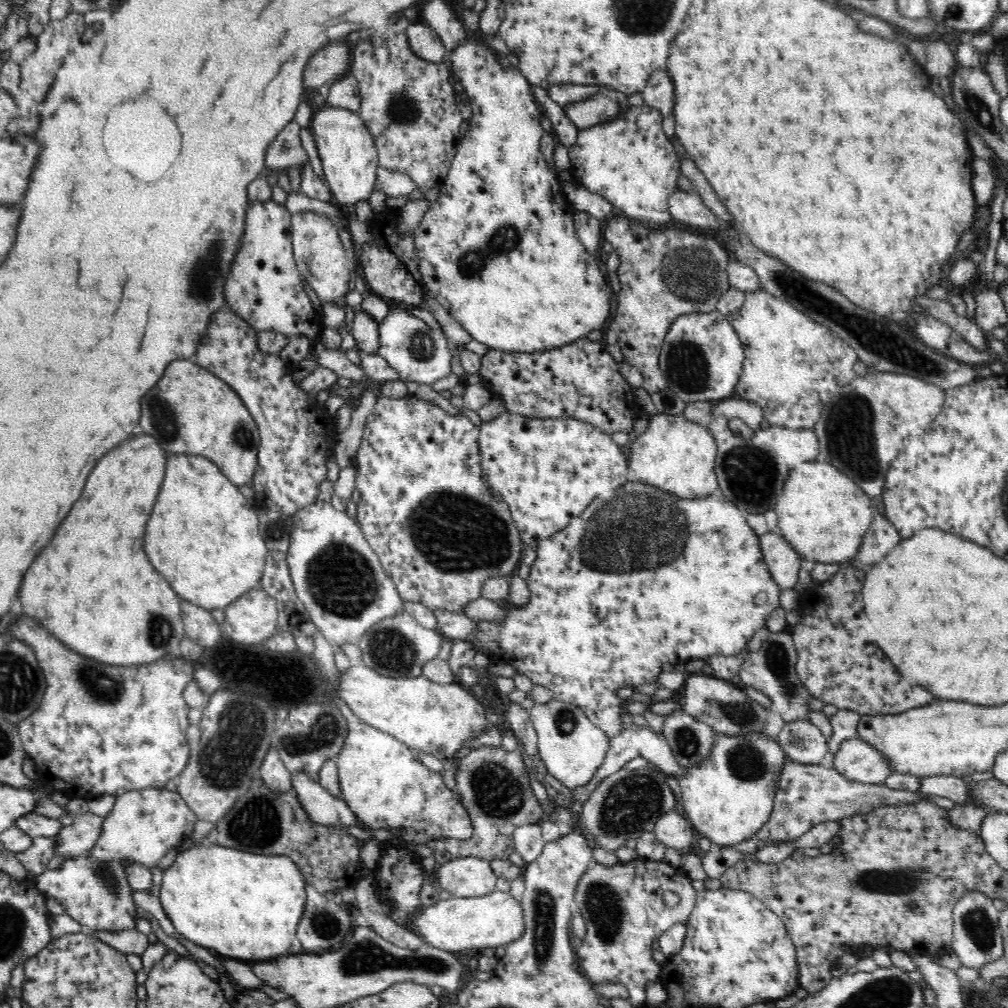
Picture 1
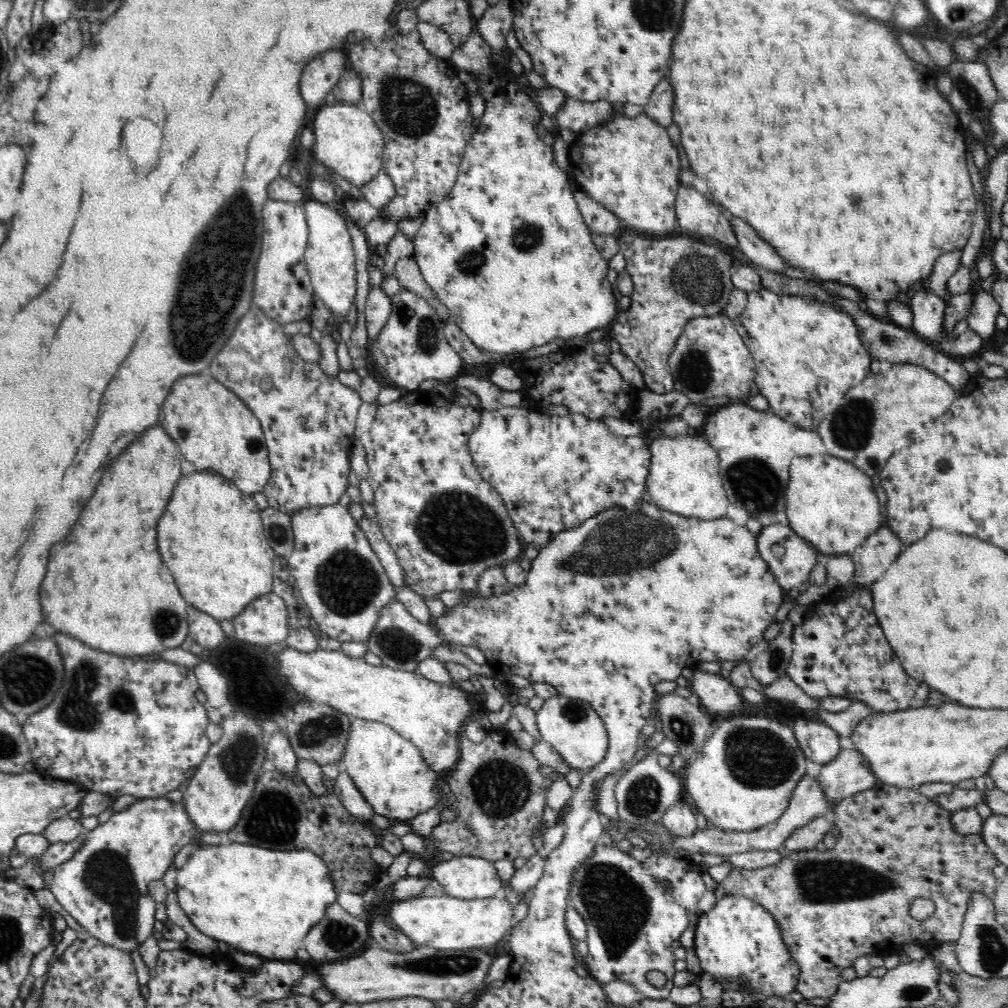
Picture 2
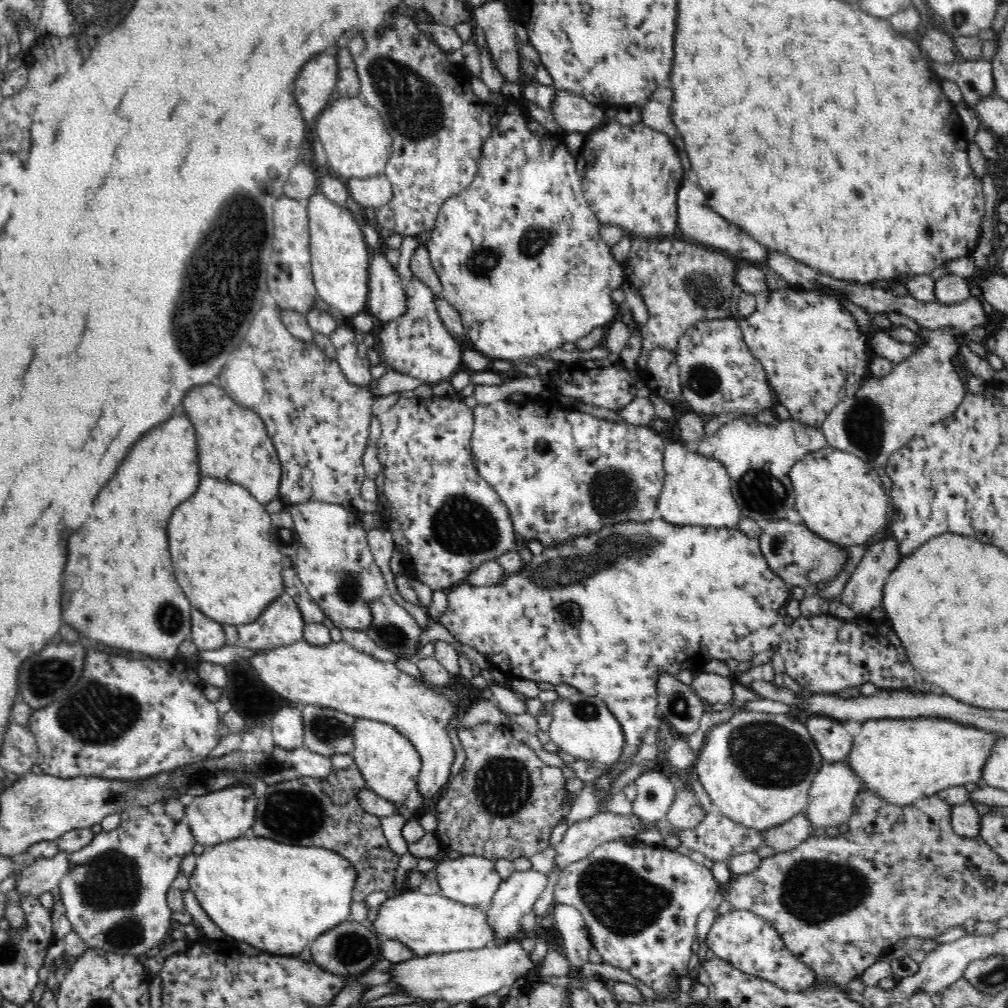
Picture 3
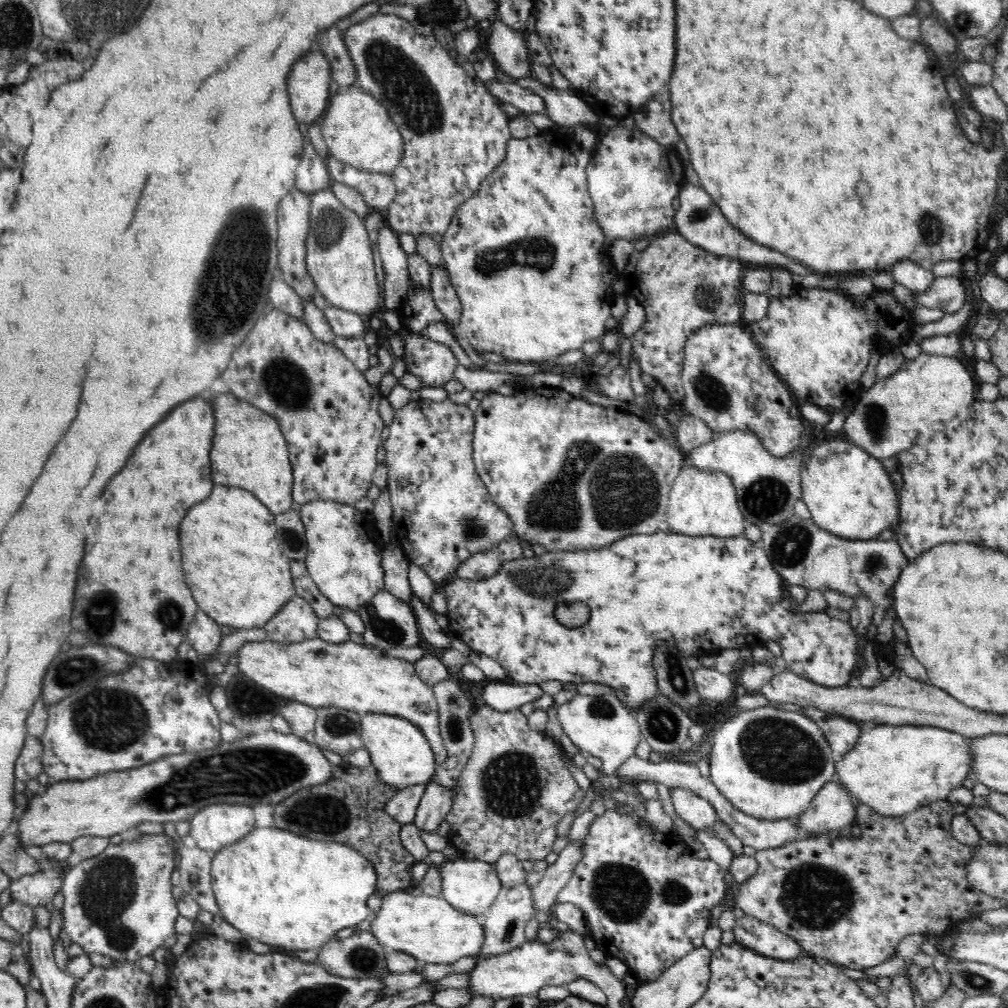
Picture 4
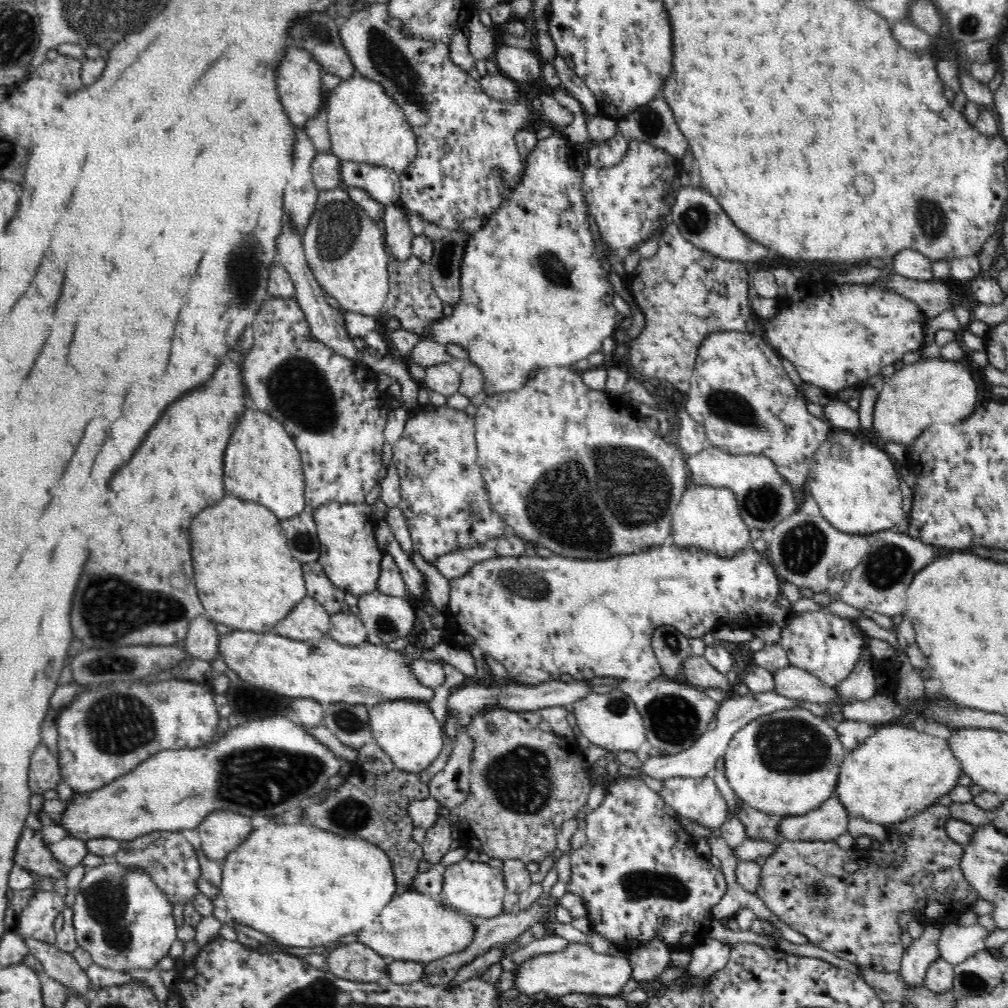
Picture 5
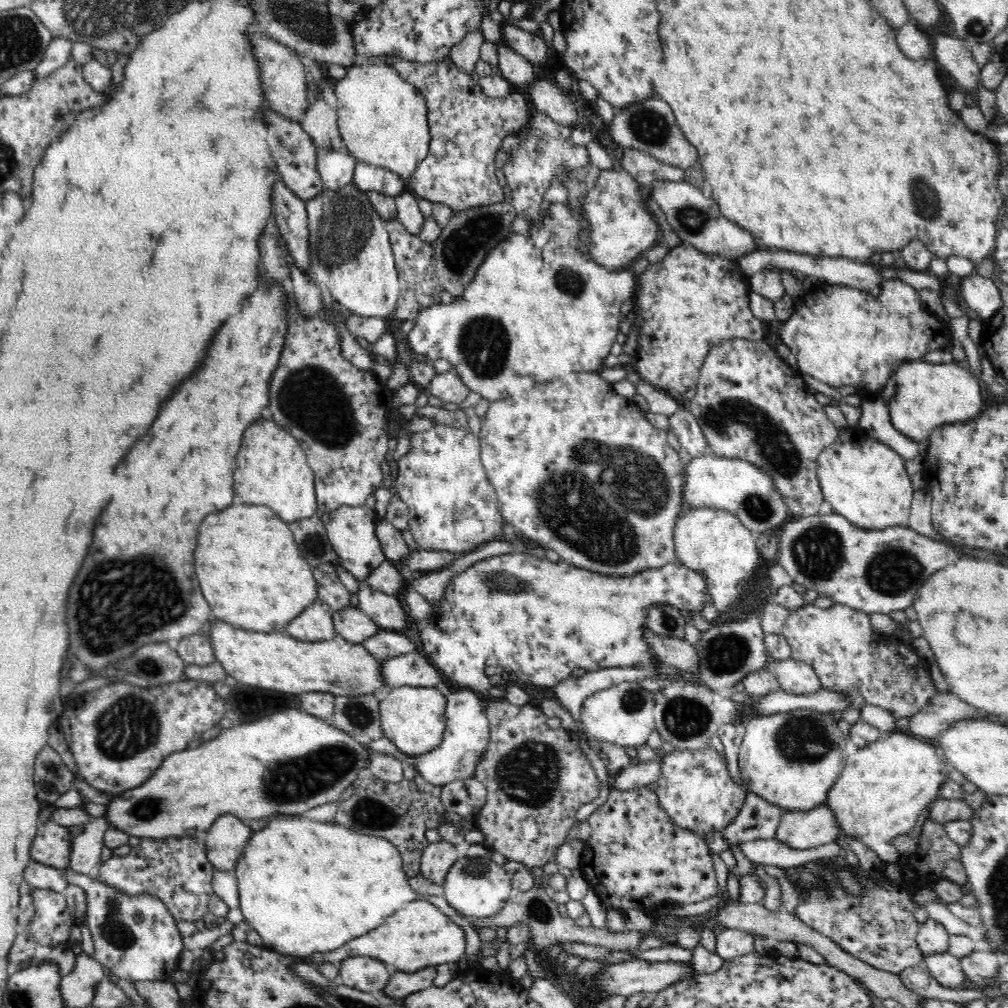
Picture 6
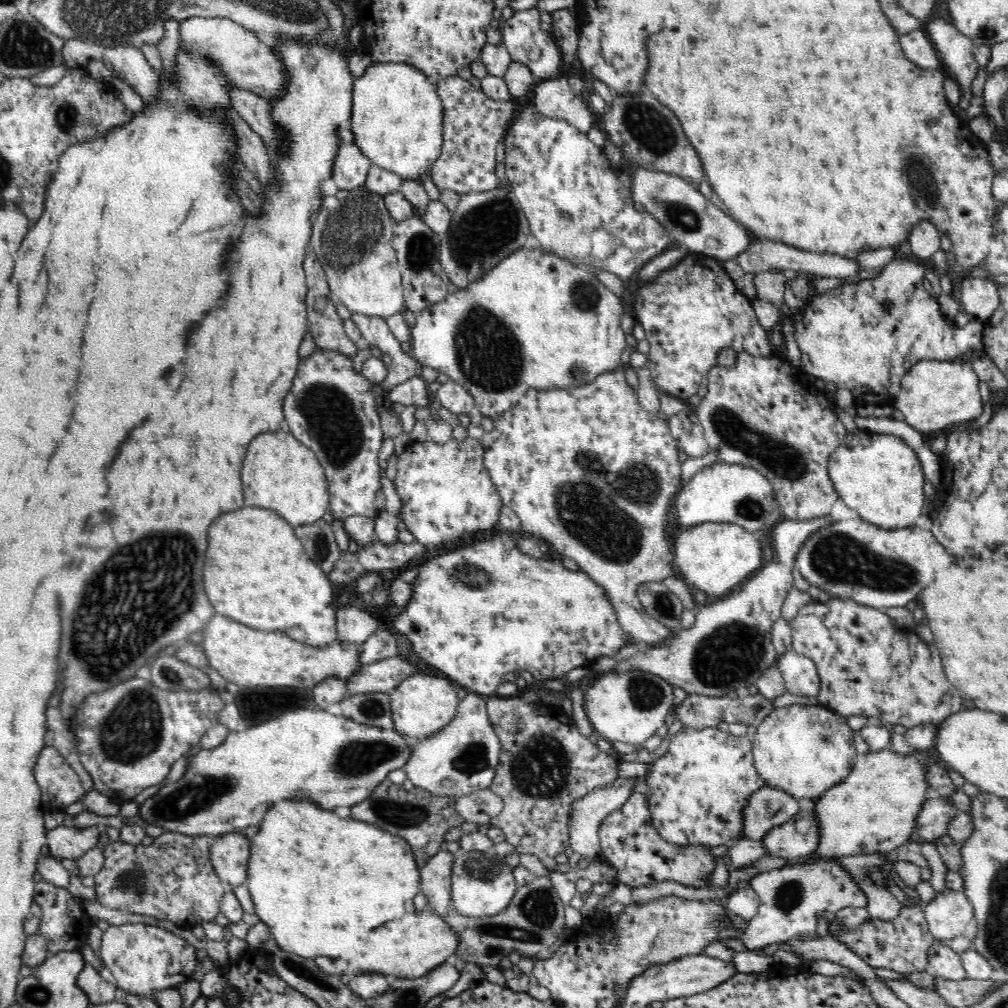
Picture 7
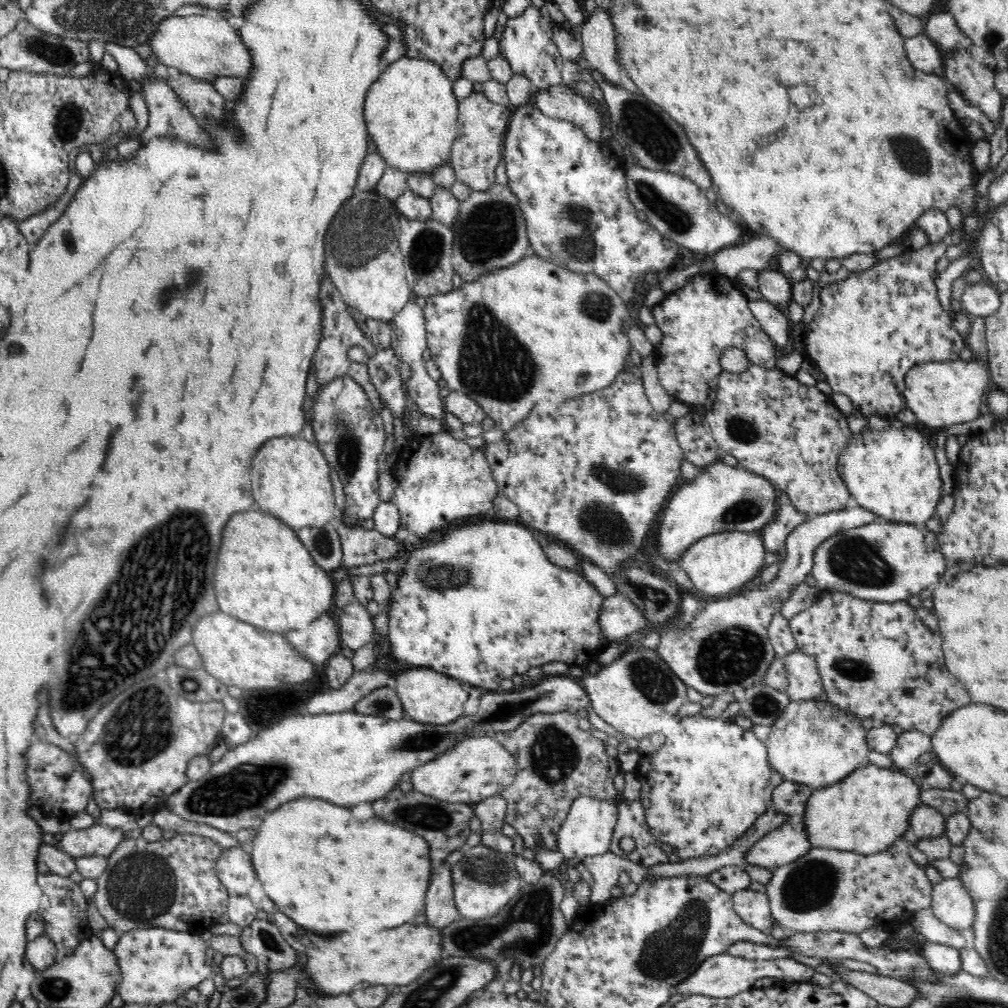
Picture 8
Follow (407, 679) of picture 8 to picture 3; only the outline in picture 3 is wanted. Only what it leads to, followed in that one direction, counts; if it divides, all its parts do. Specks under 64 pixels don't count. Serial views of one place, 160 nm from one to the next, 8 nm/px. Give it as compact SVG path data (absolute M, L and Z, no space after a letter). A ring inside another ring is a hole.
M358 719L352 732L355 750L353 759L366 786L378 796L397 805L400 814L417 813L423 807L423 797L417 790L422 759L412 742L392 725L377 720Z

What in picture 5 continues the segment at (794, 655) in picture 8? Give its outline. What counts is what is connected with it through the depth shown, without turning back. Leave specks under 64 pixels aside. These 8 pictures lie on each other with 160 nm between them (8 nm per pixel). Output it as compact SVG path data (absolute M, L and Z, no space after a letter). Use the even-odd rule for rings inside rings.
M786 666L773 673L775 690L779 696L791 700L816 703L830 706L838 702L838 693L835 687L823 684L816 676L809 674L806 669Z

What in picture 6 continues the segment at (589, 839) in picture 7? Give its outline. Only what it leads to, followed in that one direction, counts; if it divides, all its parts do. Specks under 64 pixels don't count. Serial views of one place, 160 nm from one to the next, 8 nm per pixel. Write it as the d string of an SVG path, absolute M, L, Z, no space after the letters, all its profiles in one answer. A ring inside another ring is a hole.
M659 760L632 763L611 777L611 787L615 790L634 790L656 781L661 772Z

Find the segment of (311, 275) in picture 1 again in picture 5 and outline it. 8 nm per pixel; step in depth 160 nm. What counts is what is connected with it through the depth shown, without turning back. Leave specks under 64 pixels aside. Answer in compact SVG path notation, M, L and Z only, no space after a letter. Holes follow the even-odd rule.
M344 188L320 191L314 214L302 234L308 267L341 311L378 318L388 298L388 256L384 232Z

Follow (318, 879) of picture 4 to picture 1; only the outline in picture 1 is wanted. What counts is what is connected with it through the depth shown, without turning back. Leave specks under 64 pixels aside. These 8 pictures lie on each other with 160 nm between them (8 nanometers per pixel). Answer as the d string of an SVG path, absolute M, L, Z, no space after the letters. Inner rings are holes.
M198 844L177 854L174 864L163 871L159 891L162 908L176 932L216 956L243 962L265 961L290 952L298 922L306 904L306 877L284 855L259 855L220 845Z

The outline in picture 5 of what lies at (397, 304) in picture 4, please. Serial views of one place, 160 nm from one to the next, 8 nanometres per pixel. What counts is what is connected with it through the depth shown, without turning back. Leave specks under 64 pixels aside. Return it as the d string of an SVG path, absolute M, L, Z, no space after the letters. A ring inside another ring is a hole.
M399 204L385 206L382 218L384 221L384 242L392 257L400 260L412 256L412 242L414 231L410 229L410 222L404 208Z

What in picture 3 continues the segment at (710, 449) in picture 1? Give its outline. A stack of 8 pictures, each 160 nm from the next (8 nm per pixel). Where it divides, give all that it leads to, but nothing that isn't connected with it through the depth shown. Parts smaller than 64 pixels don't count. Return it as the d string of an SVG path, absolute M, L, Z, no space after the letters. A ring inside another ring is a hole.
M681 441L666 443L662 453L666 476L662 494L658 496L660 518L678 526L736 528L739 525L741 510L732 494L730 475L718 460L702 456Z

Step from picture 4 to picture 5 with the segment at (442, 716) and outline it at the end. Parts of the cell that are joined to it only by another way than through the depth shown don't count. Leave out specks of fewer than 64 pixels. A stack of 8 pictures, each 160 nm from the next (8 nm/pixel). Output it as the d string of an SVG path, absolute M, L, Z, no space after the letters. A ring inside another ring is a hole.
M461 726L445 767L428 783L431 796L448 811L455 812L470 794L470 762L474 743Z

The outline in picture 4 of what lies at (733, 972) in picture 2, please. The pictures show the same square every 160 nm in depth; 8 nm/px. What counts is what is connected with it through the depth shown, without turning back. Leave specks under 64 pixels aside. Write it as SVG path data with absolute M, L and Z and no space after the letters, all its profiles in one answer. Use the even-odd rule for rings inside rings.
M745 914L736 919L732 930L734 943L762 956L786 961L800 957L800 944L796 940L755 916Z

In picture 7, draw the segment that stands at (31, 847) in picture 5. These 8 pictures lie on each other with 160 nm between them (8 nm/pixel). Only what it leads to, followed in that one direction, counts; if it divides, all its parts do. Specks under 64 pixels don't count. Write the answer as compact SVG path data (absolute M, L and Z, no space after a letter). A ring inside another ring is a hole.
M48 825L46 844L51 852L50 857L58 860L70 858L75 861L82 854L86 854L90 848L99 846L98 838L103 830L97 826L68 828L64 825Z

